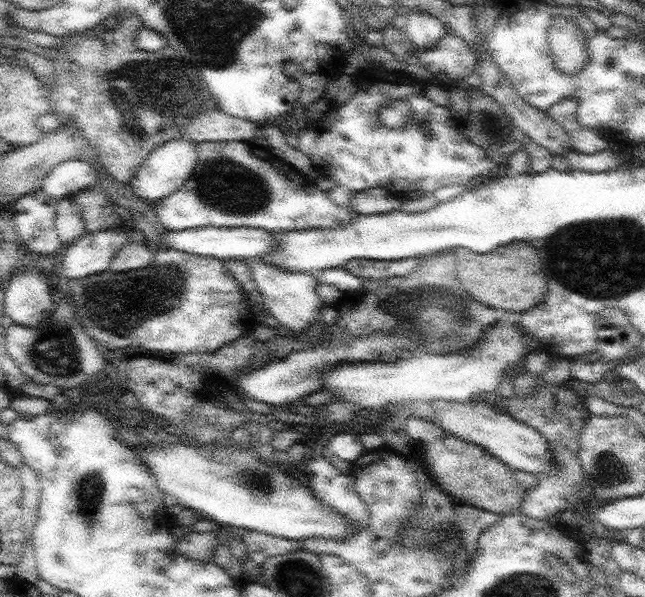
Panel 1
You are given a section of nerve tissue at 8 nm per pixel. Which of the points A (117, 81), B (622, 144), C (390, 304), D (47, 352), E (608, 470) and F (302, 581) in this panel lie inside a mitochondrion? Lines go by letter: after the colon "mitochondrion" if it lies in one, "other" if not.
A: mitochondrion
B: other
C: mitochondrion
D: mitochondrion
E: mitochondrion
F: mitochondrion

